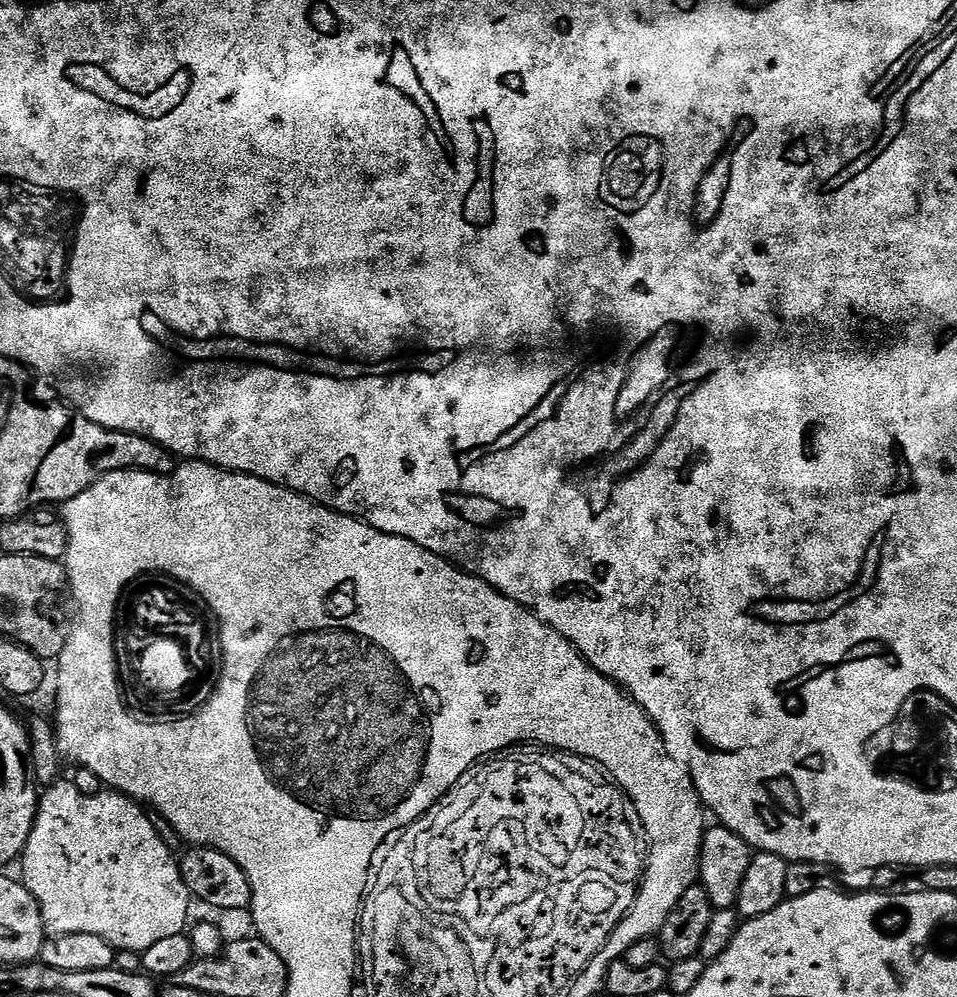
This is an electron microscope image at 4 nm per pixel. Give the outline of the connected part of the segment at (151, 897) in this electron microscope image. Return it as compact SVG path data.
M61 778L56 783L49 784L43 789L36 805L34 826L30 830L30 838L24 847L24 854L18 861L18 869L20 868L21 874L19 873L19 875L22 877L24 888L30 890L30 894L38 902L44 930L48 936L98 934L98 938L110 942L113 948L119 951L143 954L147 948L154 946L154 942L160 941L161 938L179 936L189 927L188 904L190 905L190 897L186 882L182 882L180 865L177 857L175 855L172 857L167 842L160 837L160 832L156 829L157 821L151 815L148 817L147 814L149 815L137 801L131 800L128 796L123 796L121 792L105 790L98 794L82 794L82 790L78 790L78 786L74 786L71 779L68 778Z

